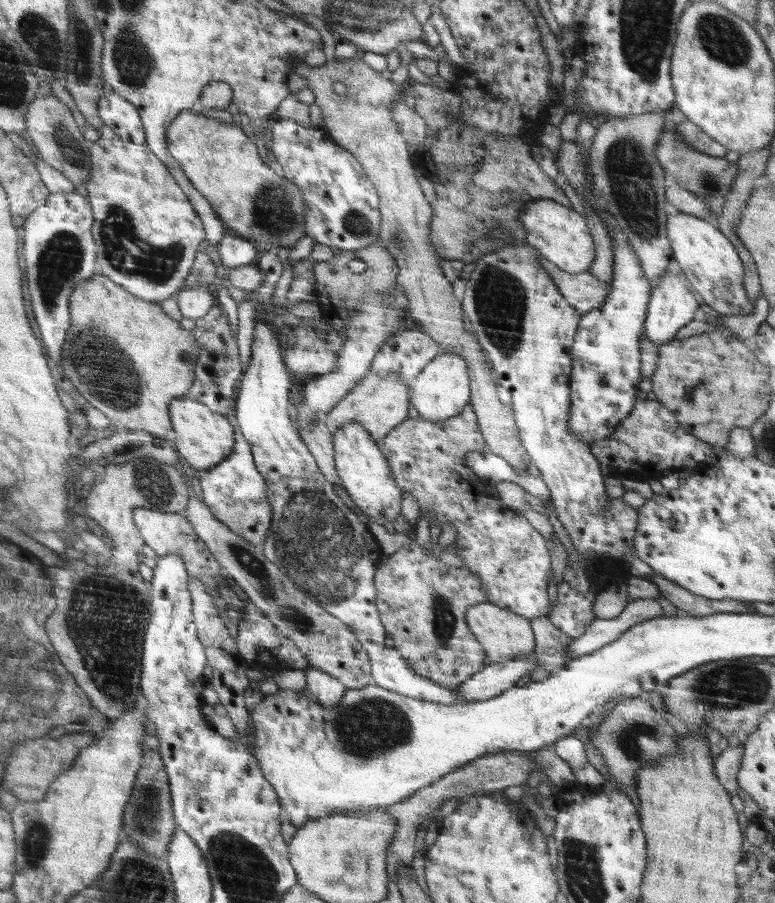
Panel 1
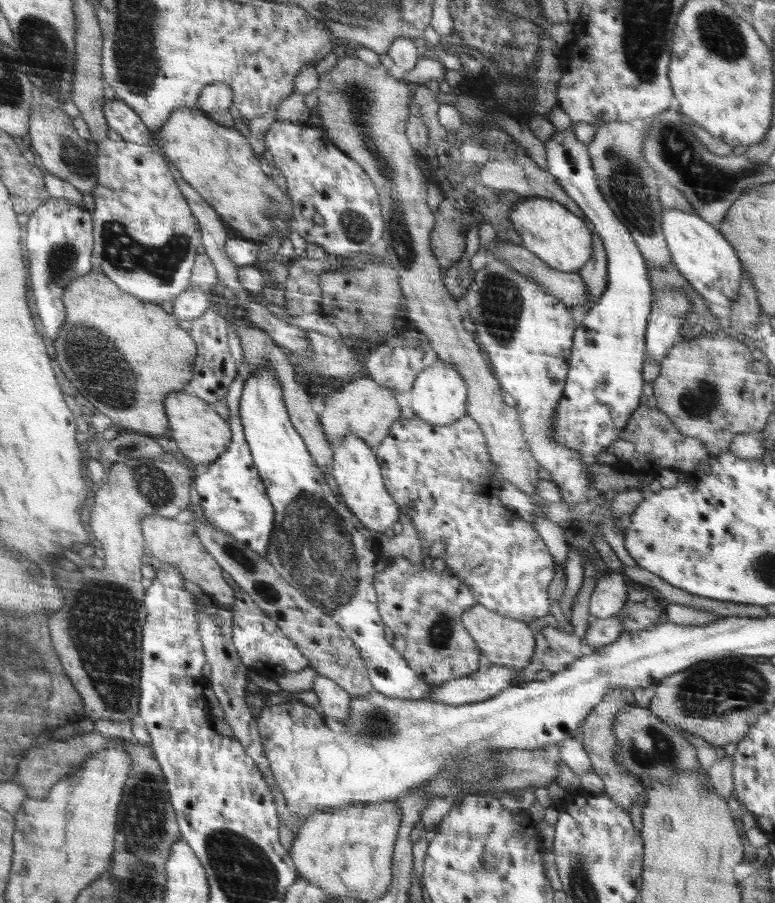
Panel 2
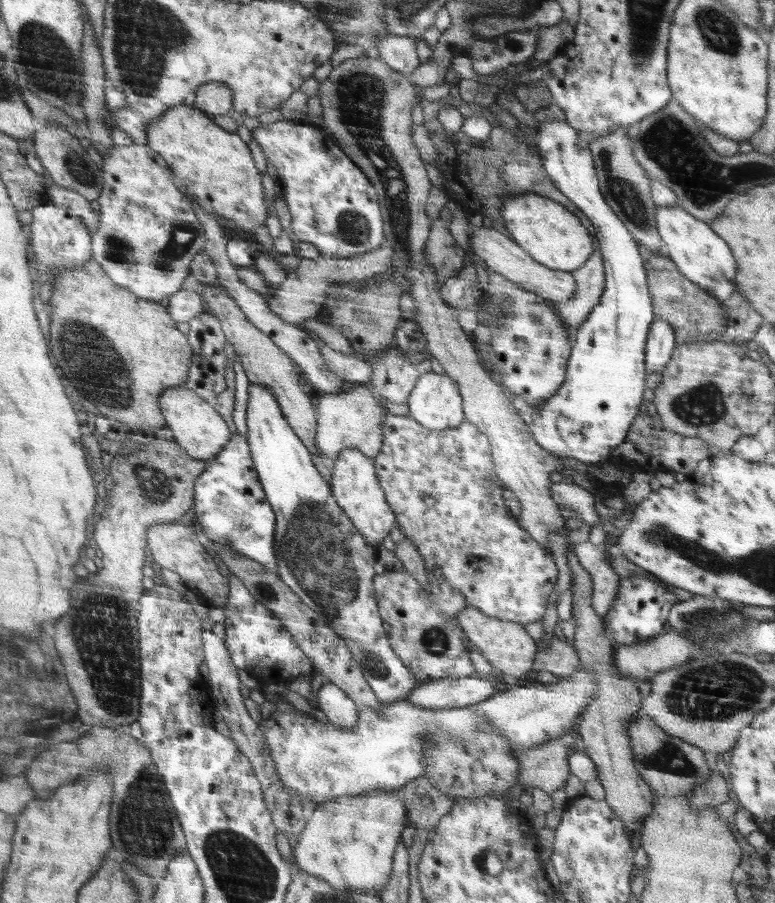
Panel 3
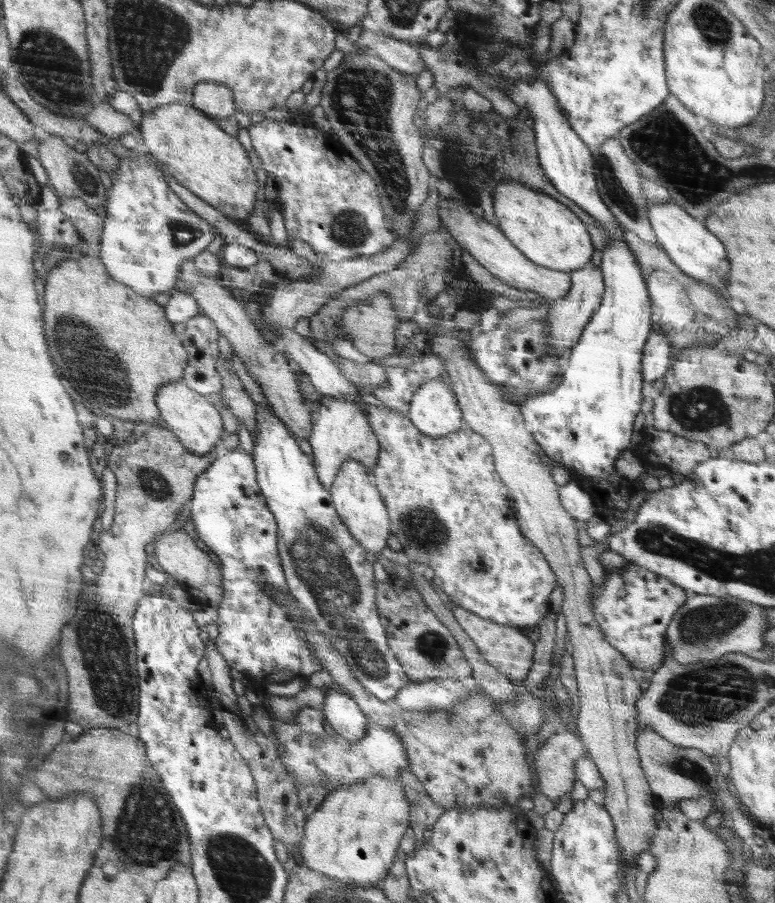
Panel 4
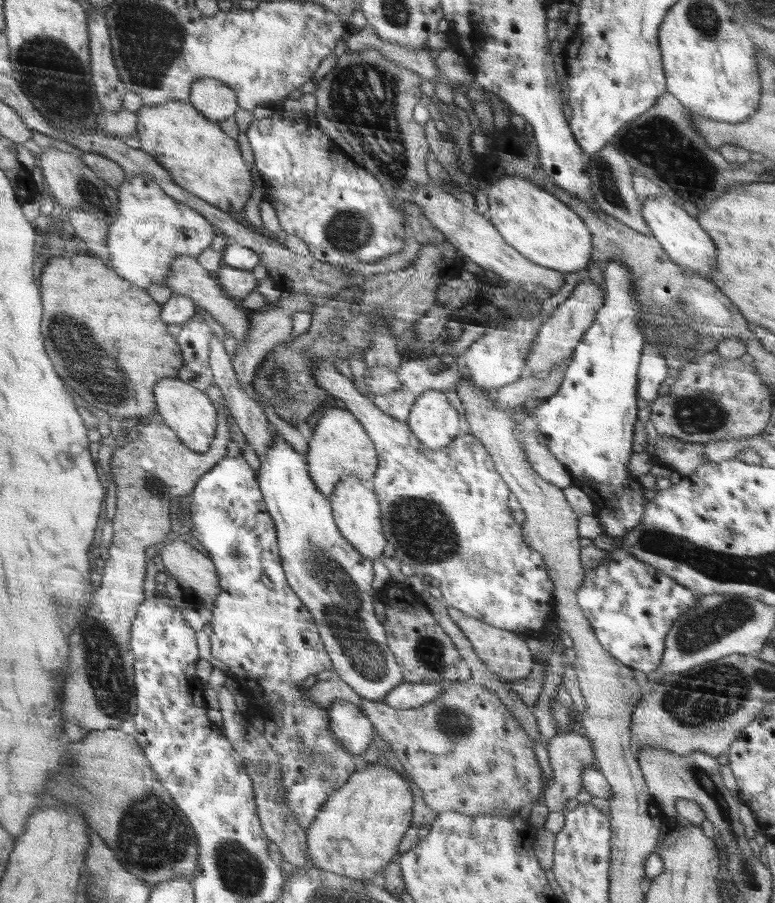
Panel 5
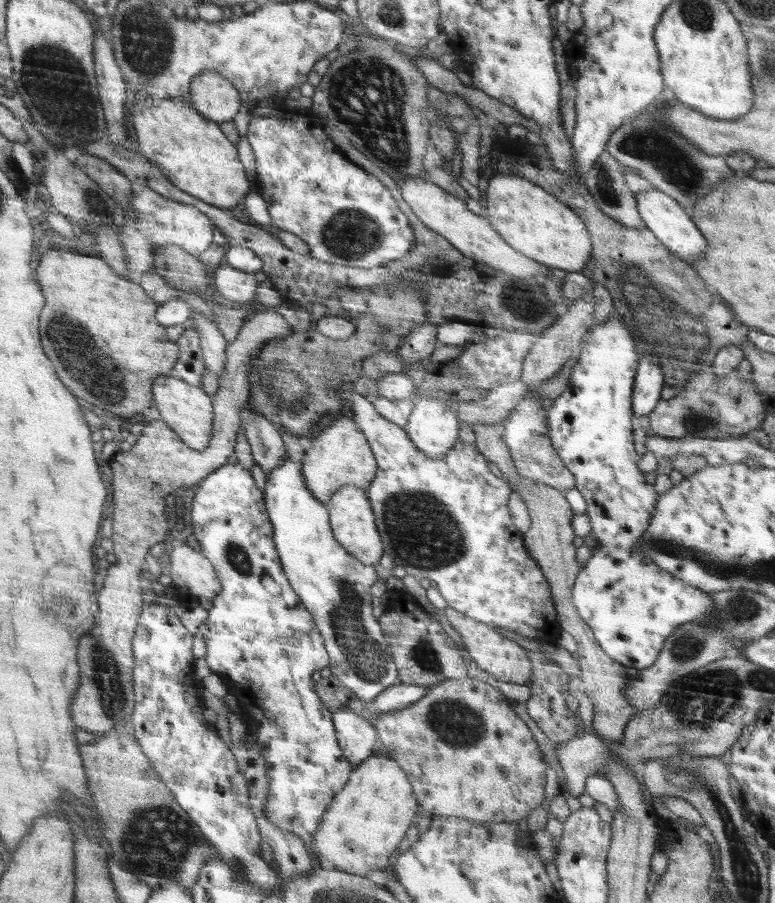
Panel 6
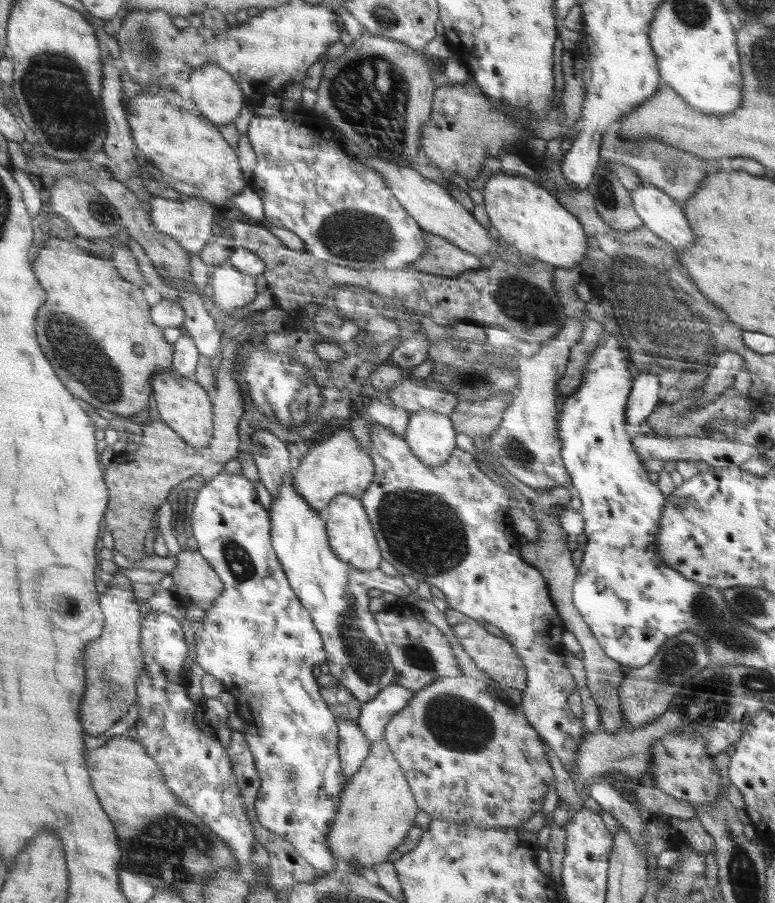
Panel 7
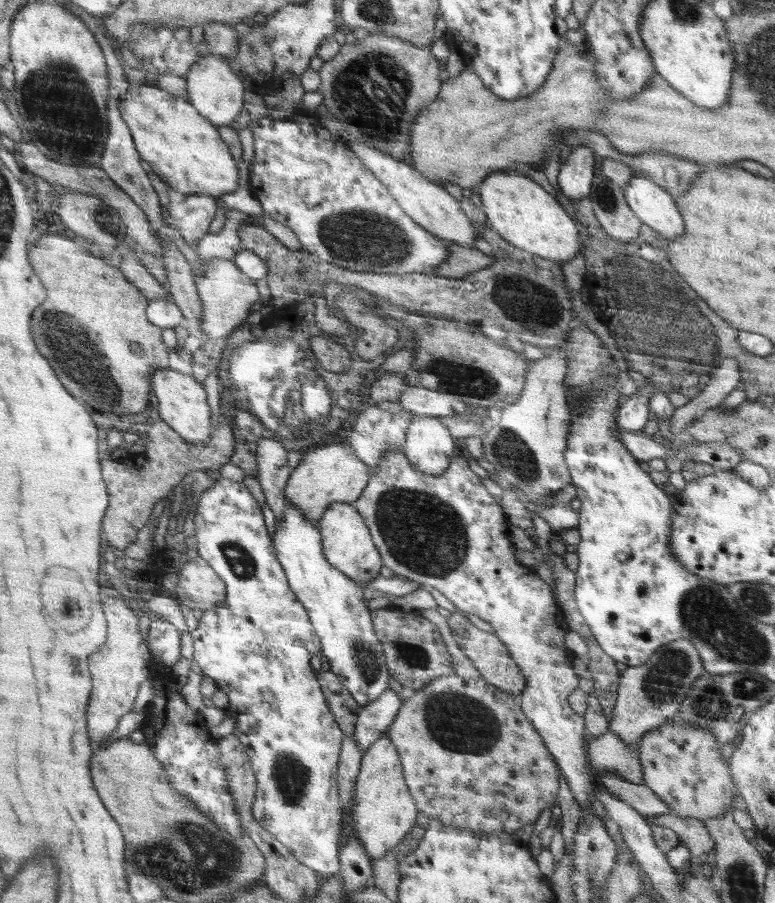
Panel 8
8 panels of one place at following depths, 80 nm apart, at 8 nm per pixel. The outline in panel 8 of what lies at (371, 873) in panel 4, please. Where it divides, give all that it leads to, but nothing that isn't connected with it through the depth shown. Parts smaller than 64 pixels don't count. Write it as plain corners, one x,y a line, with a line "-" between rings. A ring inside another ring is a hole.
386,734
378,738
363,754
362,768
359,770
358,784
351,800
351,807
344,813
343,834
340,834
340,848
346,840
358,840
367,850
368,858
384,858
416,825
419,811
403,774
402,759
395,743

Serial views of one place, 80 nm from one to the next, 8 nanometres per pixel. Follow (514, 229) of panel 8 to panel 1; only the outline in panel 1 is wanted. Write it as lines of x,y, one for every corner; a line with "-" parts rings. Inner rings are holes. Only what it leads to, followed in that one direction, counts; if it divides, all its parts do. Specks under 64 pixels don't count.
538,199
526,203
521,210
519,221
526,231
528,244
531,244
546,260
569,273
580,273
591,268
595,261
595,241
587,219
573,208
550,199

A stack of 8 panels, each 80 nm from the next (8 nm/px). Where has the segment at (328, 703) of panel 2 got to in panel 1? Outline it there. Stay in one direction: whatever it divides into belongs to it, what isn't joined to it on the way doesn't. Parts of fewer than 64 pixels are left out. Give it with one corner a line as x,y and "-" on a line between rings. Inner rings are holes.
307,666
304,672
307,678
305,690
315,696
322,706
333,706
343,700
344,683
340,679
315,666

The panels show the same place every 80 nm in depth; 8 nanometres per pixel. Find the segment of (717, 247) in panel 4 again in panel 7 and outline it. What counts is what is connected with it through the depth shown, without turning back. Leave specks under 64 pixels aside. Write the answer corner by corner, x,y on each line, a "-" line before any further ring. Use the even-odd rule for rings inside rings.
642,183
630,191
636,214
643,219
643,225
669,242
677,250
692,246
694,236
685,211
678,208
671,195
660,187

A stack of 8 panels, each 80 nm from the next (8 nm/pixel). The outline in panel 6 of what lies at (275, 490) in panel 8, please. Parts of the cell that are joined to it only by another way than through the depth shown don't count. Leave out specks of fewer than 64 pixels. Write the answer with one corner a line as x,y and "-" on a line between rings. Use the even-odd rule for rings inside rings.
250,406
240,411
240,422
251,446
255,463
260,466
265,476
287,458
287,450
281,434
264,416
254,412

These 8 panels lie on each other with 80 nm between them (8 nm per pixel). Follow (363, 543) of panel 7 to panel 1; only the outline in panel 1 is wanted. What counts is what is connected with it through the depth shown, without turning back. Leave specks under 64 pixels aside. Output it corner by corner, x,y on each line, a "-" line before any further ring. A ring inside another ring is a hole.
346,423
333,436
335,467
352,502
376,524
394,522
400,514
402,494
396,480
391,475
386,458
382,456
380,442
371,439
368,431
360,423

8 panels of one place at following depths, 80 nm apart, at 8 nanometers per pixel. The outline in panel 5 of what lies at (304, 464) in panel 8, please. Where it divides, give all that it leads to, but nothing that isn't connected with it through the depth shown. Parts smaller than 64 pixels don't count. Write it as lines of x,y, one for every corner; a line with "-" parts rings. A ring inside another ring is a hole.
330,404
324,408
322,415
312,422
312,437
309,438
310,452
307,457
307,467
316,487
324,497
330,498
335,491
336,483
344,476
353,474
364,483
375,476
378,469
378,451
370,435
364,431
363,424
348,411
348,408

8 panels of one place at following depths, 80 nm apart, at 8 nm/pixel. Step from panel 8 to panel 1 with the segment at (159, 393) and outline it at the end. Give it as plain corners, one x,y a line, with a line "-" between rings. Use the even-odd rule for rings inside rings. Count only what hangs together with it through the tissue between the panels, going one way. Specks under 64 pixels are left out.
190,395
172,400
170,407
172,435
176,450
192,468
211,469
234,453
236,428
232,427
227,418
212,412
208,405
191,398

